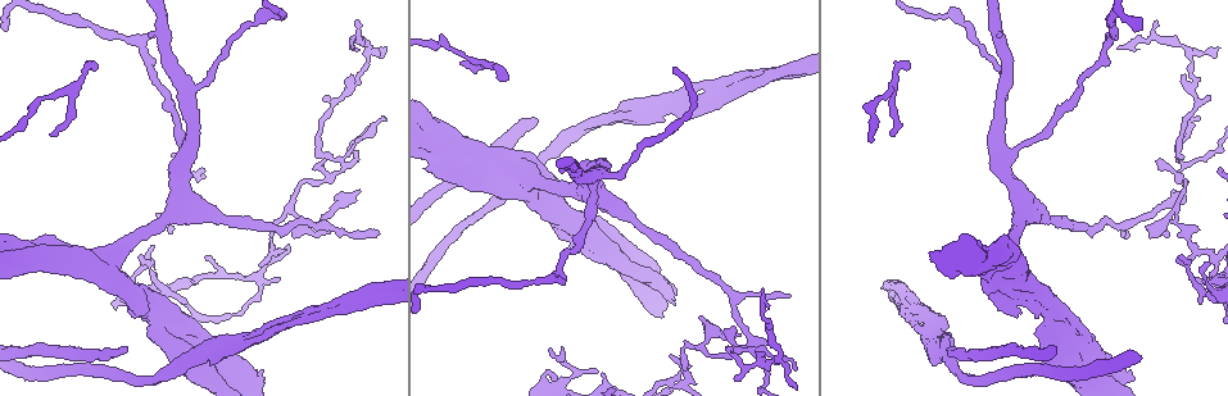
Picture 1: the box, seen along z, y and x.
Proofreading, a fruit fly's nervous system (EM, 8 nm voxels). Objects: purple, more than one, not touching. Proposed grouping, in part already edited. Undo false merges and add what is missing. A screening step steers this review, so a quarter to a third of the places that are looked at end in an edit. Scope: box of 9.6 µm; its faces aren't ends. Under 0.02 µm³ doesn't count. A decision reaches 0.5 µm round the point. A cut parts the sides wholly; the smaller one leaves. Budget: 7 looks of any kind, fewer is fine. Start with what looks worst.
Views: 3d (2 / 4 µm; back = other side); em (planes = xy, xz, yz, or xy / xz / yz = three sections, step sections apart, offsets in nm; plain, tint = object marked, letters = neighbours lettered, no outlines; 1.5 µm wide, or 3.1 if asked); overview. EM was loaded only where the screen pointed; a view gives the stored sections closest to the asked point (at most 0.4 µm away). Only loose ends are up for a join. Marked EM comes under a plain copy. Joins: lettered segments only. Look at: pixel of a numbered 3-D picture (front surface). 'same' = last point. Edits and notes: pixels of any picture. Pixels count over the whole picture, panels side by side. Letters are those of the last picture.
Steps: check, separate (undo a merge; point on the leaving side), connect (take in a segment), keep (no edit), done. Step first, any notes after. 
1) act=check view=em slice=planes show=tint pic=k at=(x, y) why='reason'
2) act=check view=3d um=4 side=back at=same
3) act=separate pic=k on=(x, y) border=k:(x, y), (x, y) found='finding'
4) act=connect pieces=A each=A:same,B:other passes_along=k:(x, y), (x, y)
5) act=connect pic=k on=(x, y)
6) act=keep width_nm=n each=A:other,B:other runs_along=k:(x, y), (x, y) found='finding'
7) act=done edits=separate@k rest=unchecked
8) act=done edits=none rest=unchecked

act=check view=em slice=xy step=4 show=letters pic=1 at=(948, 351) why='free end'

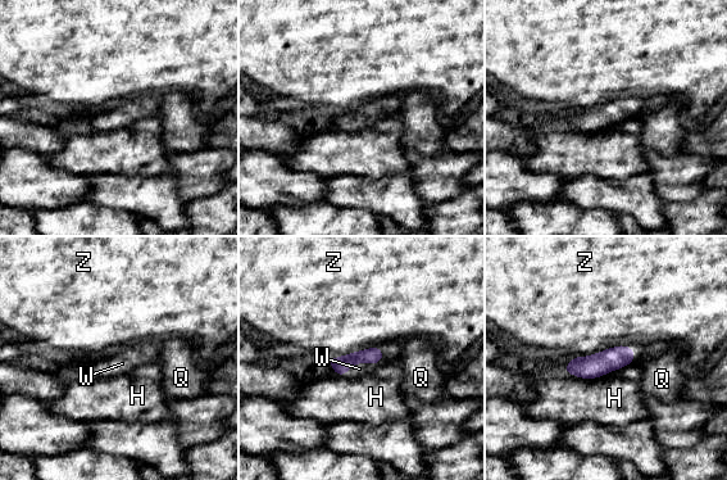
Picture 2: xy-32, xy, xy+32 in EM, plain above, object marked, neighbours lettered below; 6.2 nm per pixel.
act=connect pic=2 on=(359, 368) each=H:other,Q:other,W:same,Z:other passes_along=2:(372, 356), (366, 362), (359, 368) found='the cell continues'

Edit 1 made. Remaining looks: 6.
act=check view=overview

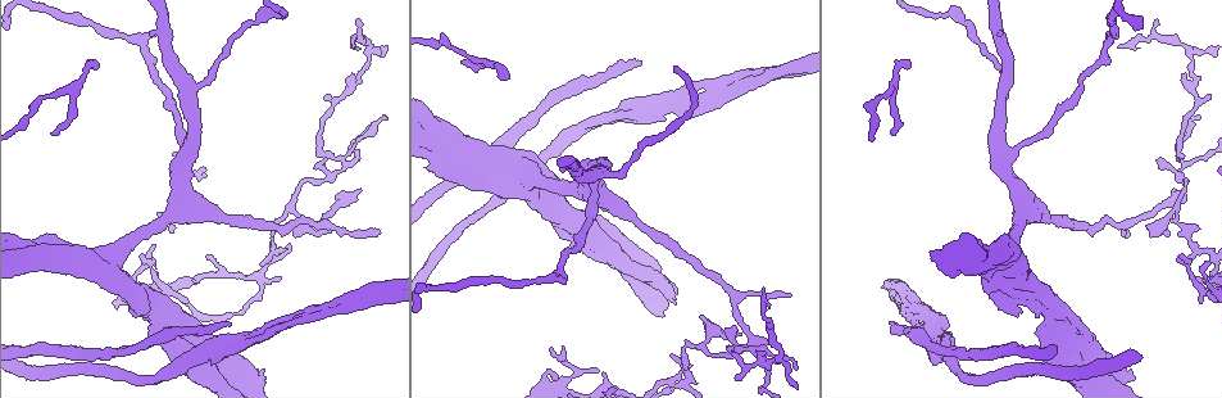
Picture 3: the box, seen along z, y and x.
act=check view=3d um=4 pic=3 at=(1018, 295) why='closes a loop'

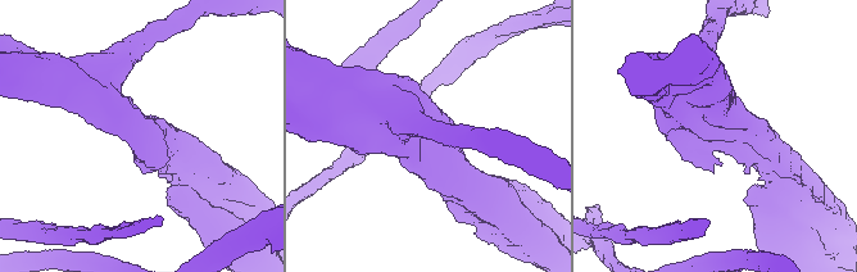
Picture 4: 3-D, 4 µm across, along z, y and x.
act=check view=em slice=planes show=letters pic=4 at=(717, 130) arm_widths_nm=500,550

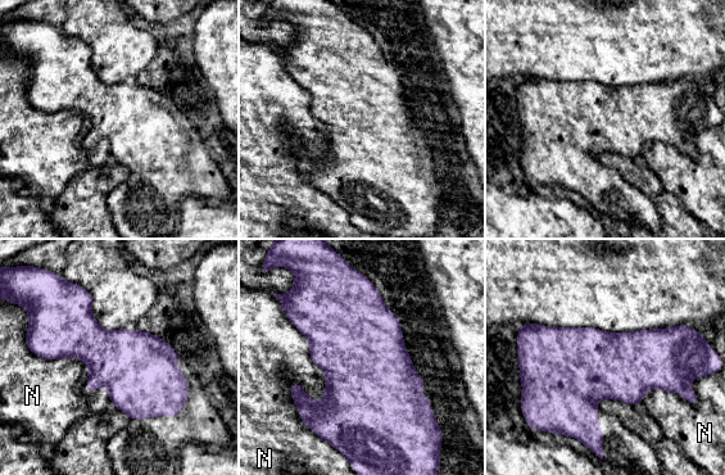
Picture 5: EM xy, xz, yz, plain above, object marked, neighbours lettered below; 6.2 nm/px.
act=keep width_nm=480 longest_contact=N:900nm each=N:other found='one cell here'

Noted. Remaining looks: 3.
act=check view=3d um=4 pic=3 at=(935, 325) why='branch point'

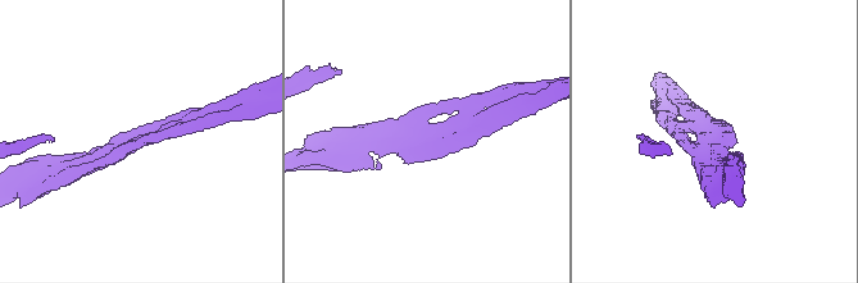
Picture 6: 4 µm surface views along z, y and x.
act=check view=em slice=planes show=letters pic=6 at=(434, 137)

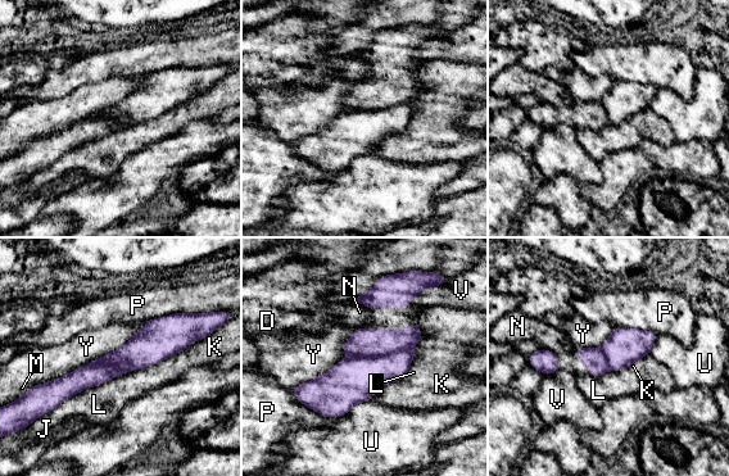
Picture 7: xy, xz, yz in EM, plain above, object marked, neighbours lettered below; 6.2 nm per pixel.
act=separate pic=7 on=(365, 341) width_nm=220 each=D:other,J:other,K:other,L:other,M:other,N:other,P:other,U:other,V:other,Y:other border=7:(411, 347), (385, 354), (351, 358) found='two cells meet here'

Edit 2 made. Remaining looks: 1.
act=done edits=connect@2,separate@7 rest=unchecked

